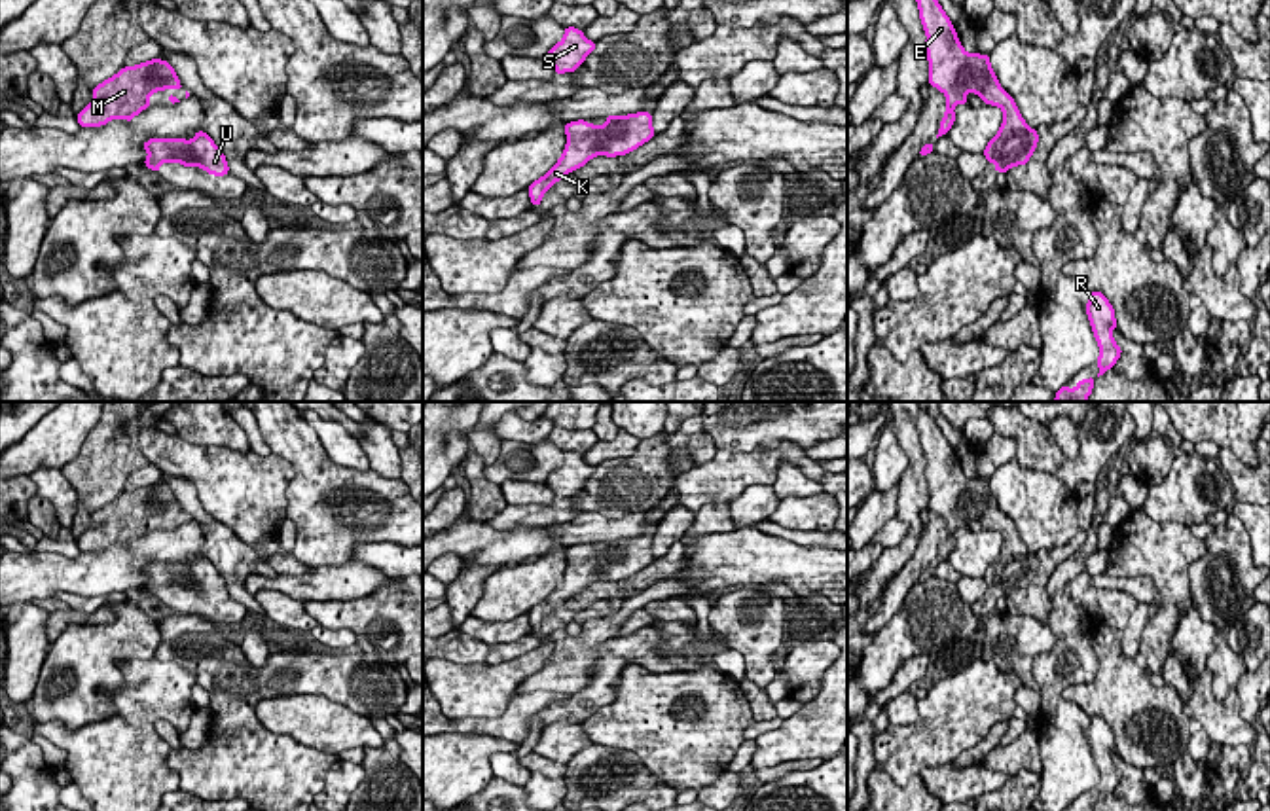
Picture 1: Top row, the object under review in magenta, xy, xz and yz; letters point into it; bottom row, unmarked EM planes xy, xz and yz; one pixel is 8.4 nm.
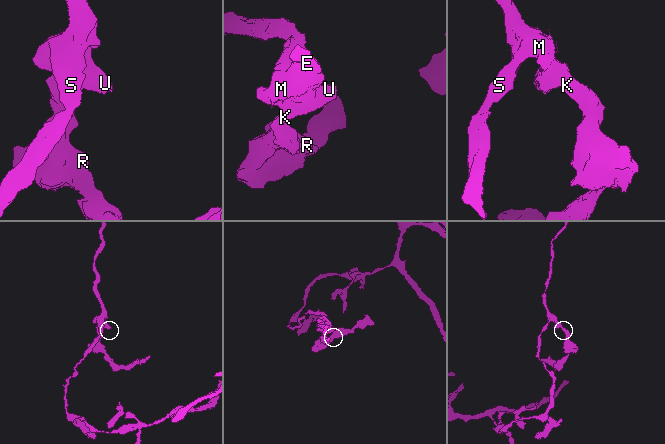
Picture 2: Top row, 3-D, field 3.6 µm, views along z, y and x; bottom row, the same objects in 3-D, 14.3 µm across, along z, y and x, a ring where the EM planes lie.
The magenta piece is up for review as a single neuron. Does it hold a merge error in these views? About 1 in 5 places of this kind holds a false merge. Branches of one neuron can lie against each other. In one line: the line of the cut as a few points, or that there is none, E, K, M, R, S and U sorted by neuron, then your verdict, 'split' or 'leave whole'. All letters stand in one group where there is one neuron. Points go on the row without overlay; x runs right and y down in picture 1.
no cut; E K M R S U; leave whole

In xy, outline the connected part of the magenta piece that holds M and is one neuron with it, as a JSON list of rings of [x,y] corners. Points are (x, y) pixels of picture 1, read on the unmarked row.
[[[161,483],[125,491],[93,512],[93,525],[76,540],[80,551],[100,551],[110,544],[133,546],[150,532],[150,521],[163,514],[184,514],[174,493]]]

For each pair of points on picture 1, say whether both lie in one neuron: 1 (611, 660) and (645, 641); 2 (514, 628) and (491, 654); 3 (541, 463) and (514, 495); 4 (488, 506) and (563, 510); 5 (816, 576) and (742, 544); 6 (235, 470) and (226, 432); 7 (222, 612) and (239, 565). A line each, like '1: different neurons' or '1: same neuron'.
1: same neuron
2: different neurons
3: different neurons
4: different neurons
5: same neuron
6: different neurons
7: different neurons

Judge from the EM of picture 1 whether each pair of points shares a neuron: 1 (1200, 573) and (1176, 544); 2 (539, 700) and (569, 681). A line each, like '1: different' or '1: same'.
1: different
2: different

